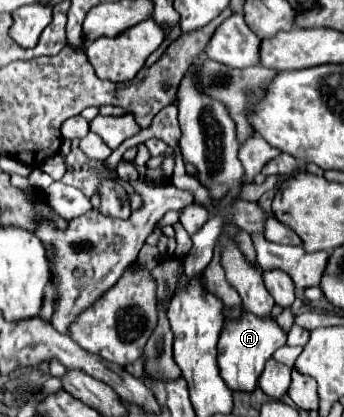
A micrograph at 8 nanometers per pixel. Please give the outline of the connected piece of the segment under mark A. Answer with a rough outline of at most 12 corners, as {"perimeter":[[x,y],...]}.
{"perimeter":[[241,312],[219,336],[221,378],[253,392],[287,340],[273,316]]}

